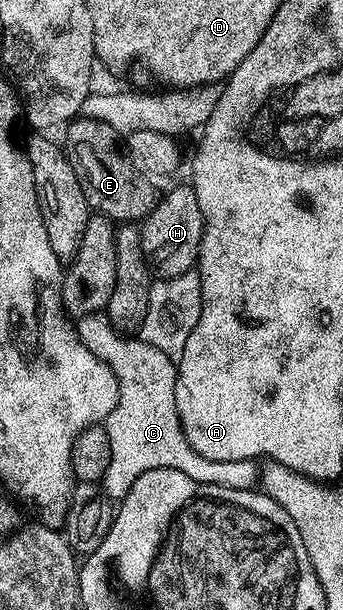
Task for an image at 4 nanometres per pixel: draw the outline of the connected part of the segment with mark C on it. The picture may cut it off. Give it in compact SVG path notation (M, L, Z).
M105 312L79 318L76 323L78 338L96 359L100 359L116 375L118 380L118 402L105 419L105 427L108 431L108 443L112 447L112 459L108 463L108 471L102 476L101 486L107 497L121 499L128 495L132 483L144 471L152 471L156 467L168 467L172 471L184 471L188 479L205 485L216 487L228 487L229 489L254 489L260 481L260 465L257 460L252 461L217 461L216 459L204 459L200 451L188 443L188 439L182 430L182 420L176 411L176 379L178 367L175 358L164 355L156 347L142 341L141 336L127 335L125 332L115 329Z

